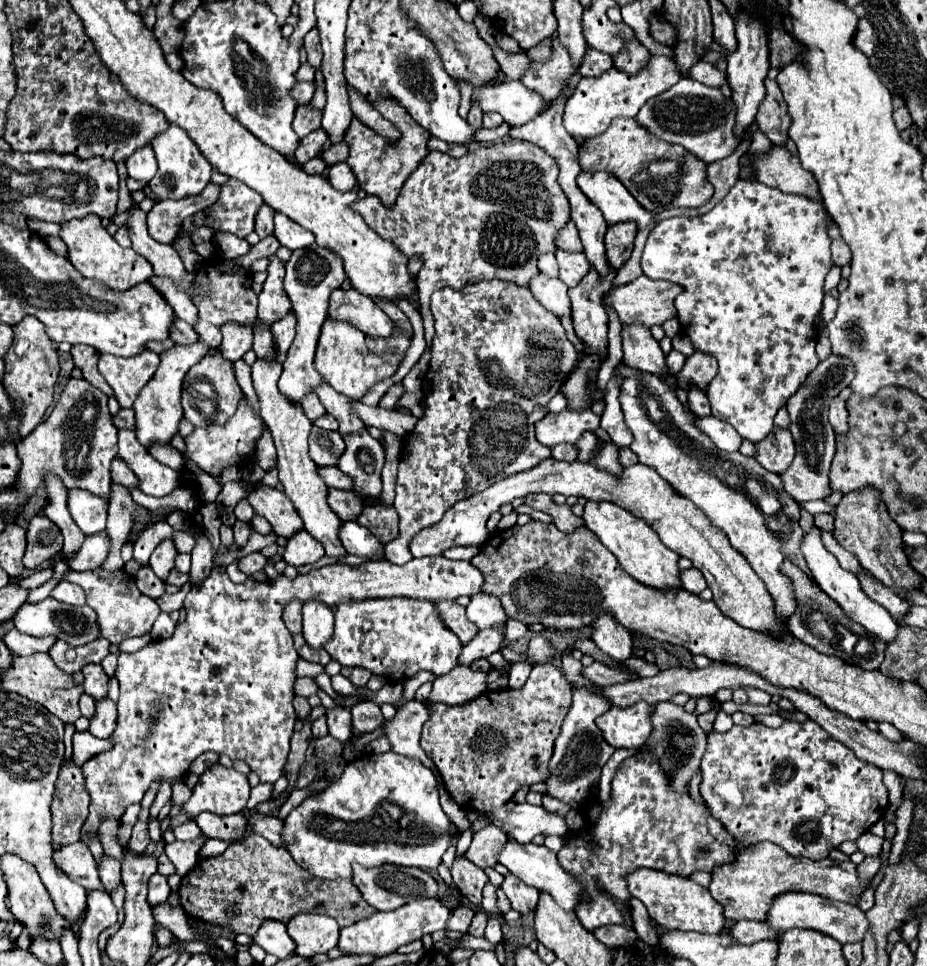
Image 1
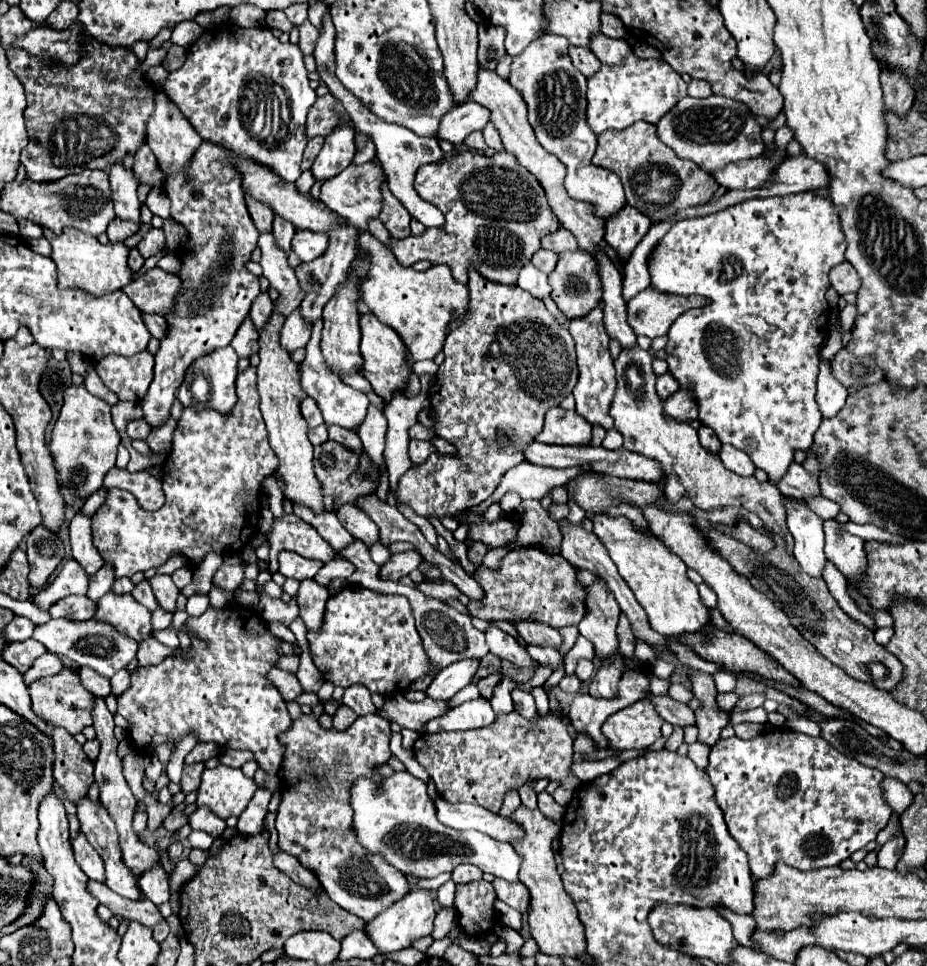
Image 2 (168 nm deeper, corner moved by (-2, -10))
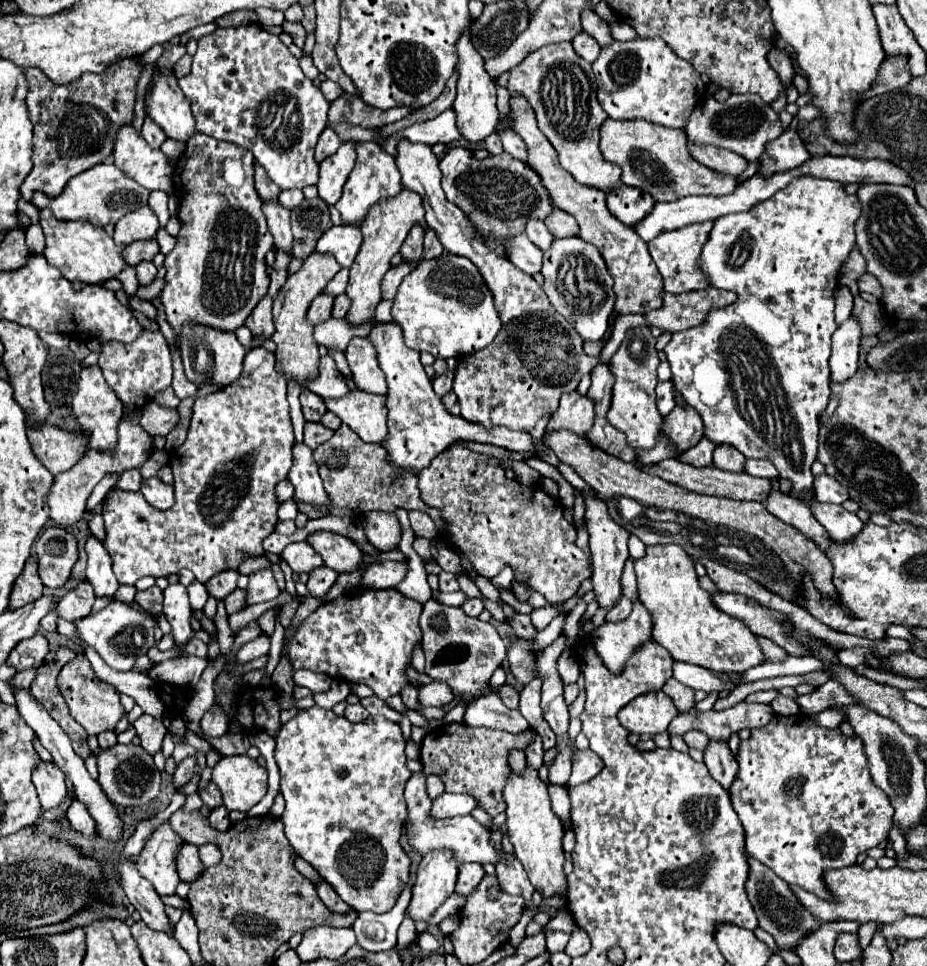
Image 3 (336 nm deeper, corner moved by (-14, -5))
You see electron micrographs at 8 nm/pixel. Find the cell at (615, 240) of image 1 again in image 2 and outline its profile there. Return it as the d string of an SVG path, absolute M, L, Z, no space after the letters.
M624 206L622 214L616 214L614 218L610 218L610 222L606 222L604 240L612 250L616 250L620 264L624 264L632 256L634 248L646 236L650 226L652 222L644 214L638 214L638 210L634 210L632 206Z

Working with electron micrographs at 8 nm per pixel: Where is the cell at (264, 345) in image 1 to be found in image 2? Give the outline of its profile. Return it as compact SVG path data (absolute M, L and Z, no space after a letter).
M262 292L256 300L254 300L254 306L250 310L250 318L256 326L256 330L260 332L264 328L264 324L270 320L270 314L272 314L272 300L266 292Z

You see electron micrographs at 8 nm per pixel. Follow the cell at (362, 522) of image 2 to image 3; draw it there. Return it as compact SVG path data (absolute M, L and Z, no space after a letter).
M366 513L366 517L362 517L362 527L368 543L378 551L398 549L402 529L394 513Z

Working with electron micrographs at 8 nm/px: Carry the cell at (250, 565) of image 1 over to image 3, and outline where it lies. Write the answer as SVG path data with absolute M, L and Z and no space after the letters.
M224 571L210 577L204 585L210 597L214 597L216 601L222 601L226 595L230 595L236 589L236 581L238 581L238 571Z

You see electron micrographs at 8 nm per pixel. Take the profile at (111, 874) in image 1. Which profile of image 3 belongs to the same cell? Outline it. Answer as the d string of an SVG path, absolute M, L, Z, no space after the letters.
M74 799L72 805L66 811L66 817L72 823L72 827L76 831L80 831L84 837L94 837L96 825L94 825L94 819L90 817L90 813L88 813L88 809L86 809L84 803L80 803L80 801Z

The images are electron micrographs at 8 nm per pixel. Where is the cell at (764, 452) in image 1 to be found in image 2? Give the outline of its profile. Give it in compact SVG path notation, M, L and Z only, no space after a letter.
M792 462L788 472L776 482L776 488L784 494L784 496L790 496L790 498L808 498L808 496L814 496L814 494L820 494L820 488L816 484L816 480L798 464L798 462Z

